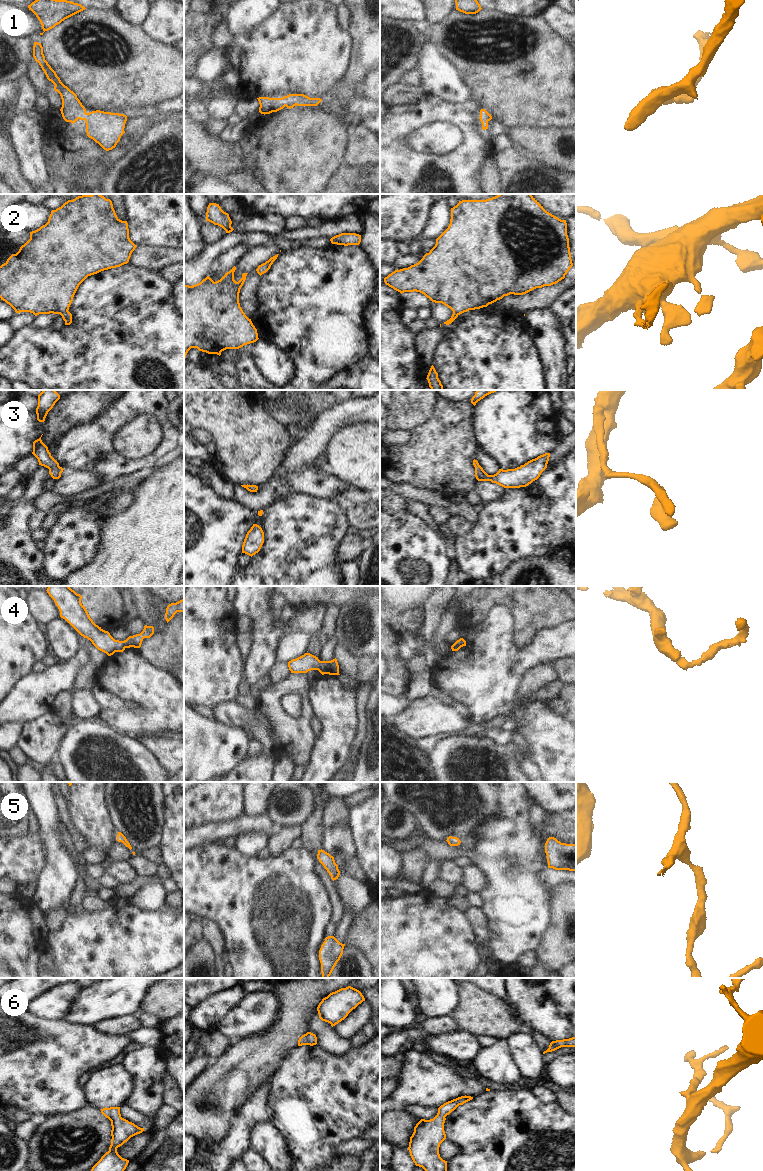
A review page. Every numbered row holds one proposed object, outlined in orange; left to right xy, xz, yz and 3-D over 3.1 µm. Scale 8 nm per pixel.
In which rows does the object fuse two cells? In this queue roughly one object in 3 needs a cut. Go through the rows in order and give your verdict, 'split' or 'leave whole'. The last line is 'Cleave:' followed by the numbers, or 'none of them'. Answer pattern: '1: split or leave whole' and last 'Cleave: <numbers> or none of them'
1: leave whole
2: leave whole
3: leave whole
4: leave whole
5: leave whole
6: leave whole
Cleave: none of them

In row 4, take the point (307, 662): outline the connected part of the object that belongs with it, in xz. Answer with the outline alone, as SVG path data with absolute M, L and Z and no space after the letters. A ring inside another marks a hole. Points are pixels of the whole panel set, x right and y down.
M310 653L292 659L288 662L288 667L291 673L307 673L311 670L318 670L322 675L340 675L336 658L331 661L320 661L318 657Z

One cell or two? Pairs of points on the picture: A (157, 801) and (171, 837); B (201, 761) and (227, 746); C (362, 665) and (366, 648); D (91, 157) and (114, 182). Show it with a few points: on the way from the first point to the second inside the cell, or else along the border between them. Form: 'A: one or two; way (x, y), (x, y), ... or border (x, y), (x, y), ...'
A: two; border (167, 798), (165, 832), (160, 844)
B: one; way (207, 755), (213, 749), (221, 748)
C: two; border (342, 646), (356, 655), (367, 655), (369, 657)
D: two; border (114, 164), (111, 172), (102, 183)

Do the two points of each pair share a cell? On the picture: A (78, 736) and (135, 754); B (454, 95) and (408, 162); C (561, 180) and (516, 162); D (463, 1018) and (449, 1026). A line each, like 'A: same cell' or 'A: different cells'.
A: same cell
B: different cells
C: same cell
D: different cells

